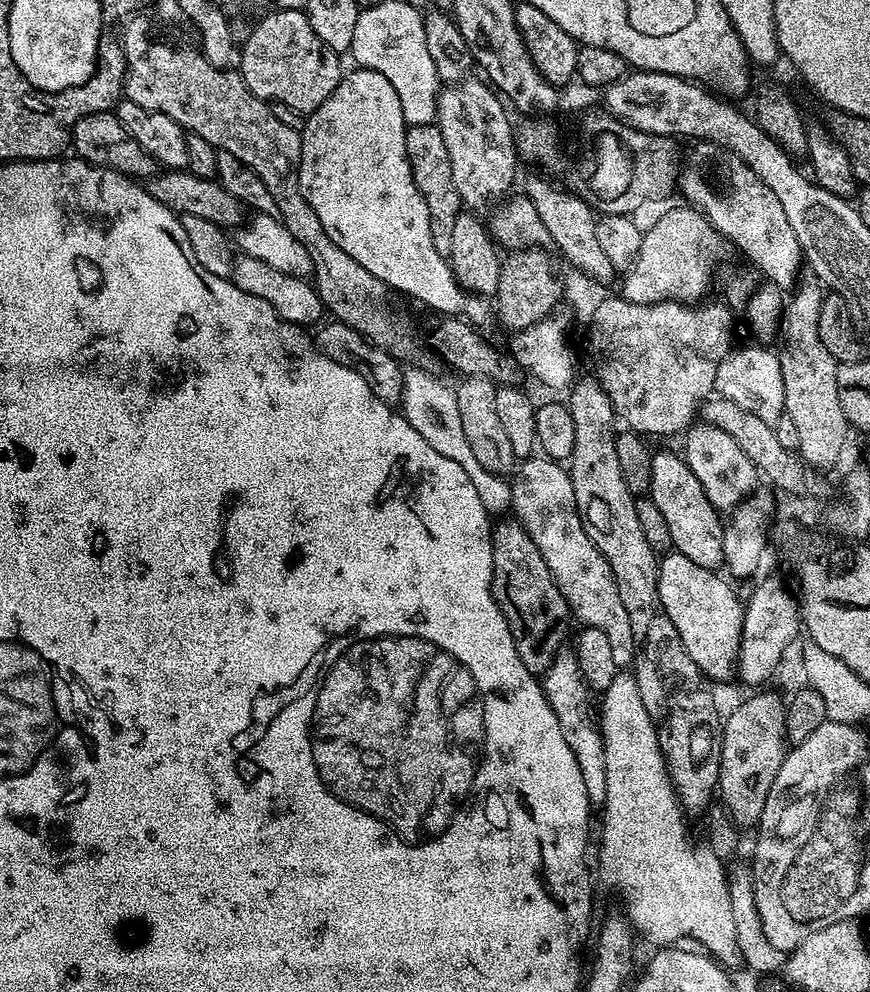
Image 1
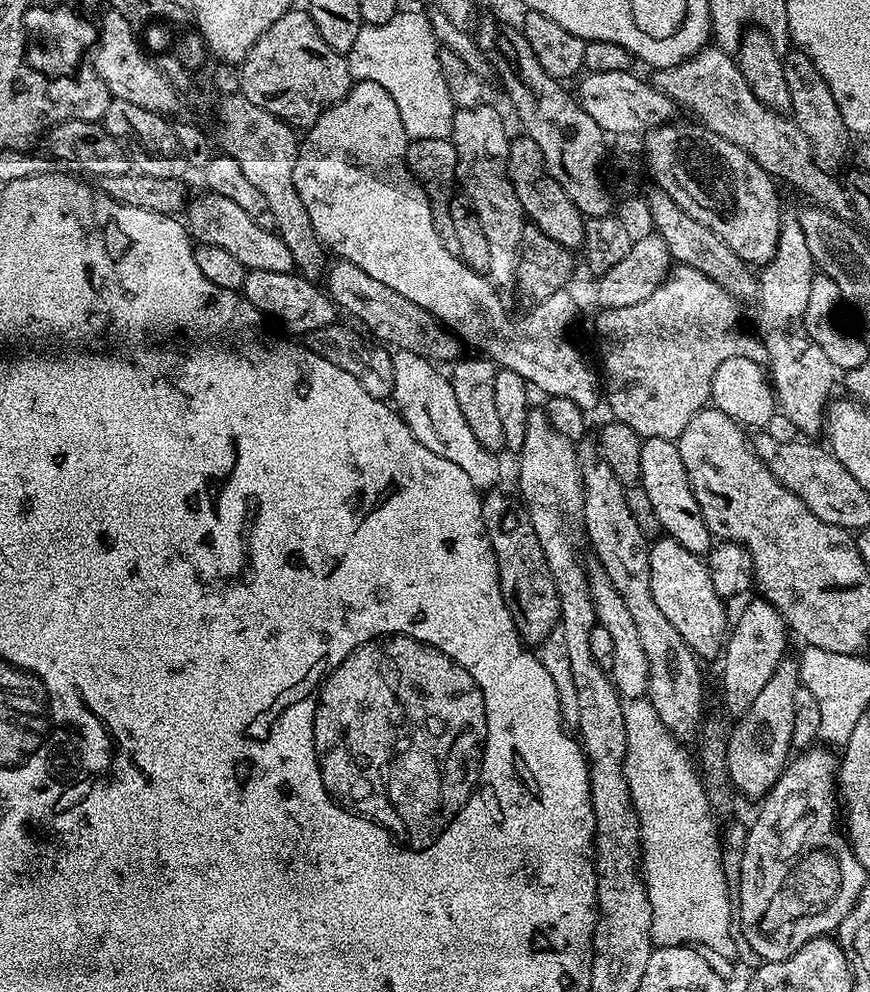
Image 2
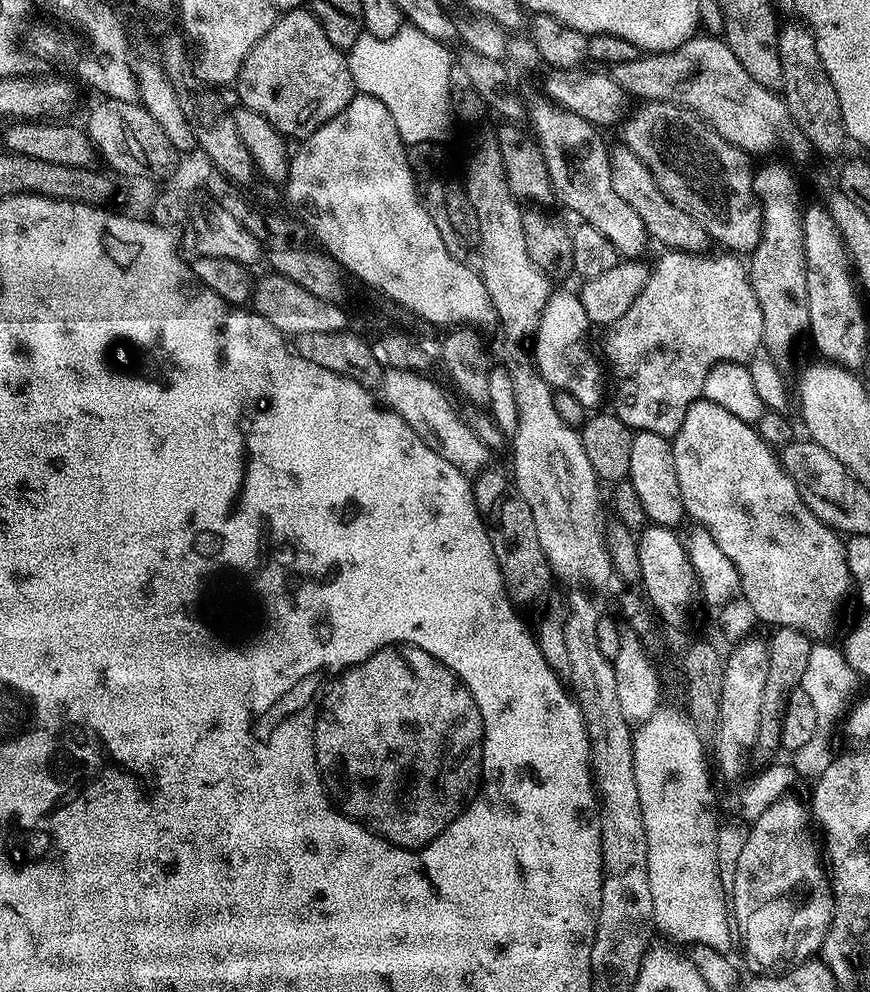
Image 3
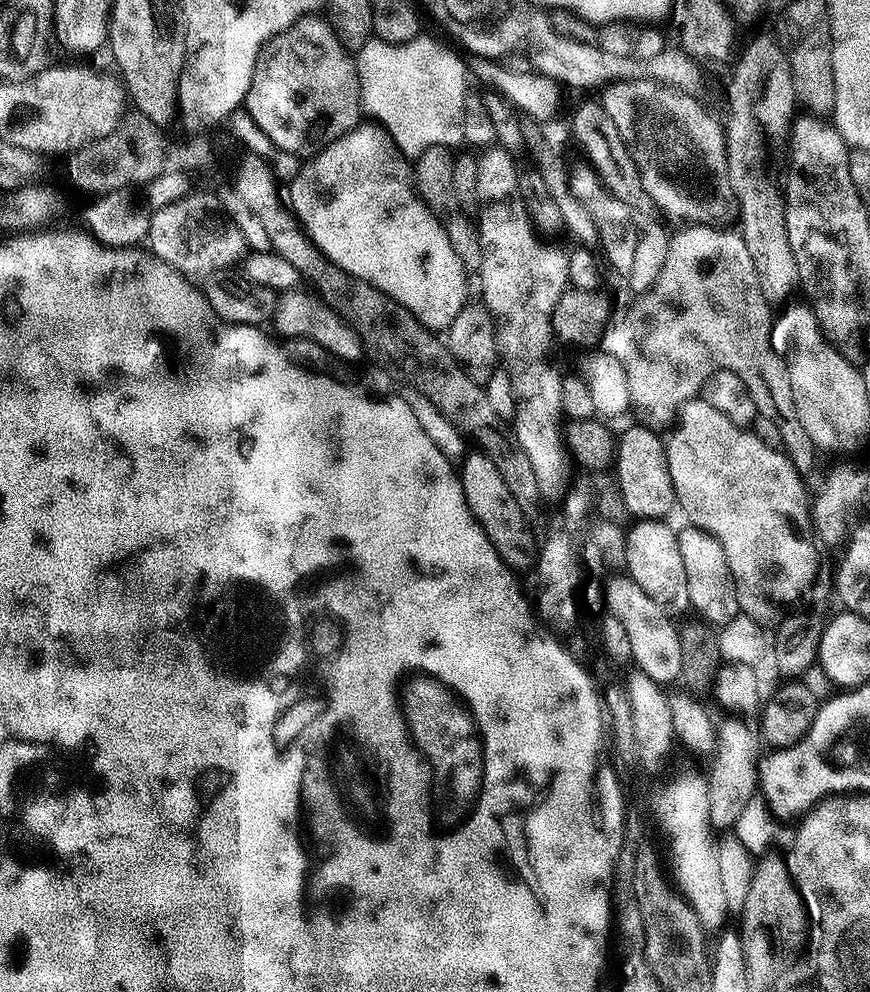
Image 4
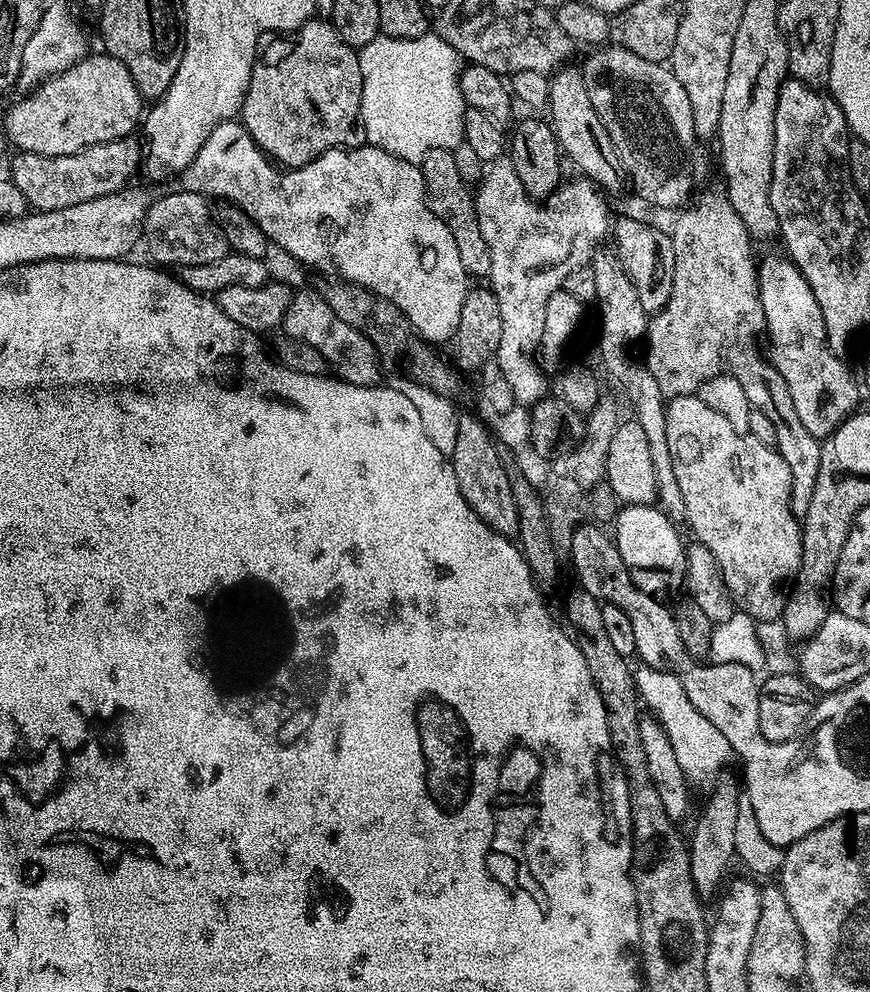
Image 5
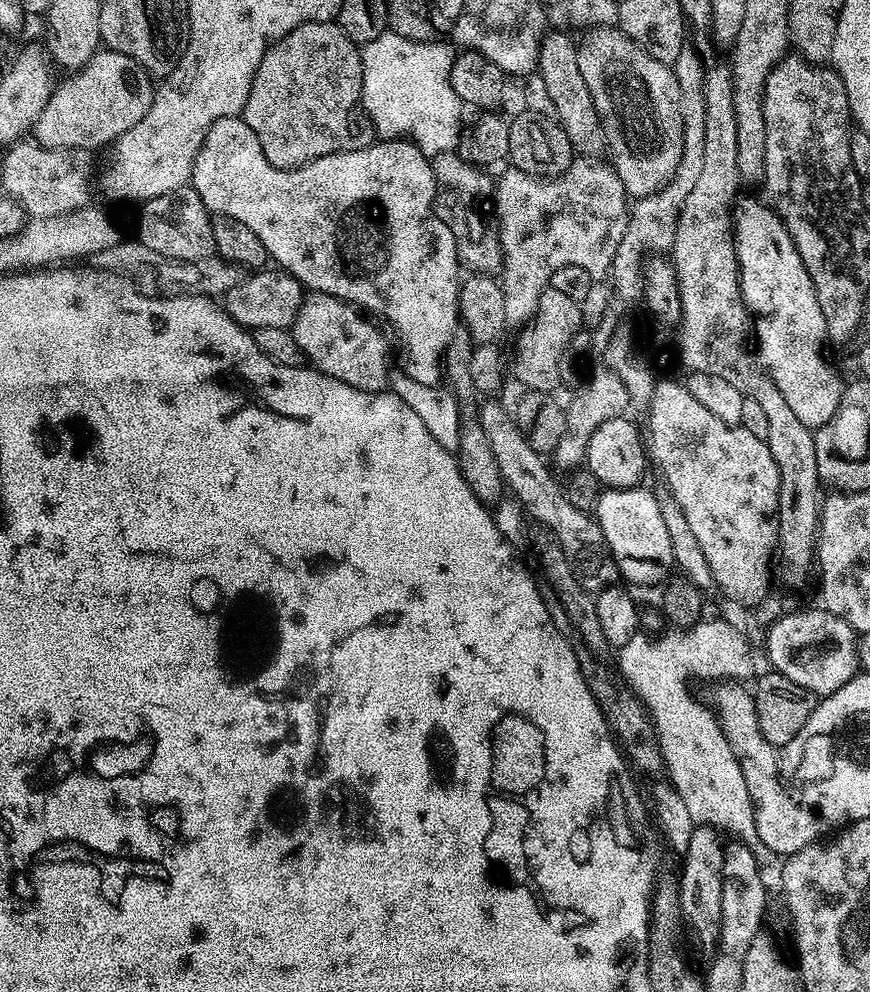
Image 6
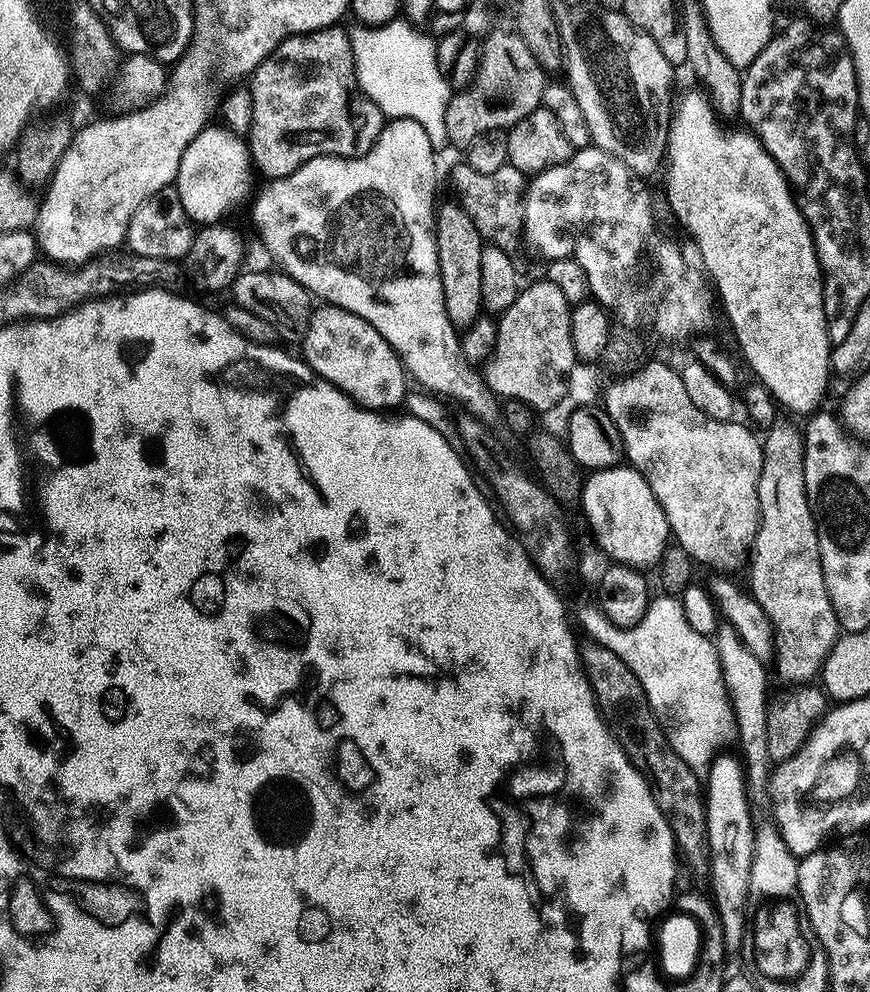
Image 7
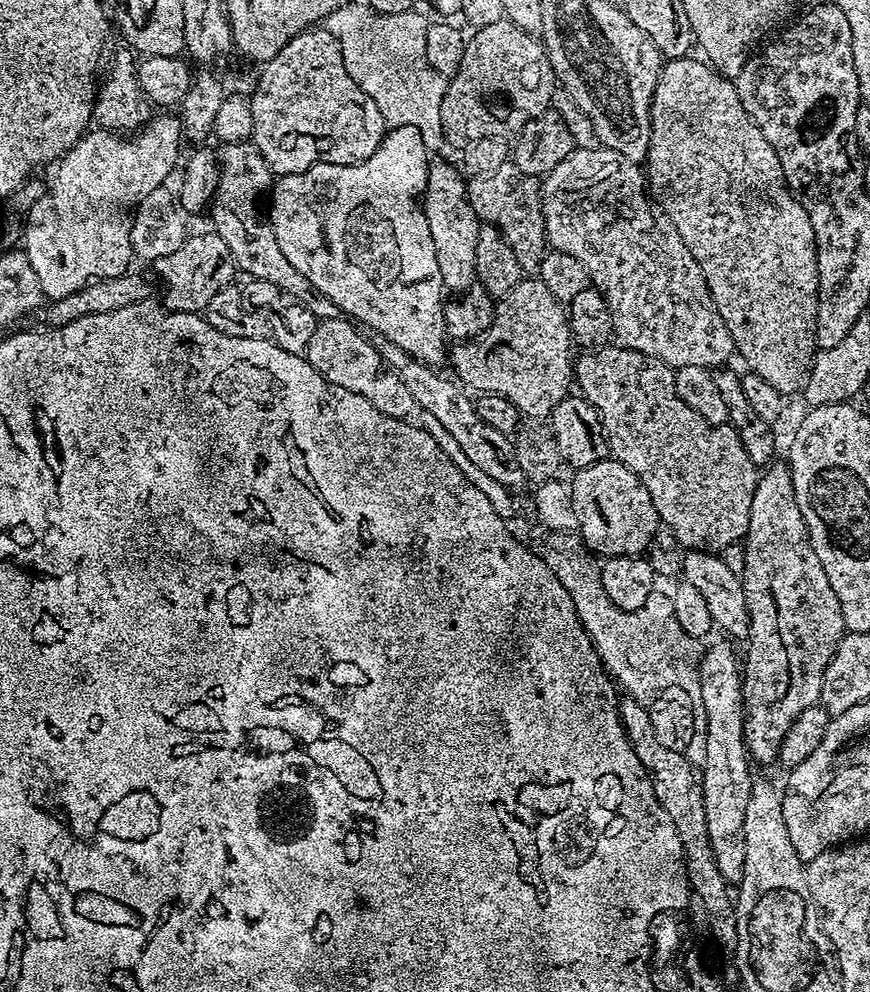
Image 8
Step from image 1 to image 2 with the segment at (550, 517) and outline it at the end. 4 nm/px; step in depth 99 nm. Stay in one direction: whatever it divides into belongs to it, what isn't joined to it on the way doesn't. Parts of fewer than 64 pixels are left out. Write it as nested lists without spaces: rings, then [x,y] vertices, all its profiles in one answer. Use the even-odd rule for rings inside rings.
[[[592,562],[592,565],[589,563],[586,571],[593,609],[596,611],[596,623],[606,629],[614,641],[614,662],[610,669],[610,679],[625,701],[641,699],[648,690],[648,663],[646,654],[642,651],[642,638],[638,635],[634,617],[630,615],[626,602],[622,602],[622,594],[614,590],[614,582],[610,582],[606,570],[599,562]]]

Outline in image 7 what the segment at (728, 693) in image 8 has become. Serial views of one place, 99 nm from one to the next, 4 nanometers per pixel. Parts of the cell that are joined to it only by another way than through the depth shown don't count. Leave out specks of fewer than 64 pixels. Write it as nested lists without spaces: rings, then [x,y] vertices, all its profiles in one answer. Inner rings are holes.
[[[727,754],[716,756],[706,773],[706,830],[708,831],[708,859],[710,873],[712,872],[712,892],[710,899],[720,915],[722,930],[729,950],[739,949],[744,943],[744,912],[748,908],[748,891],[750,890],[750,866],[754,854],[754,842],[758,835],[757,829],[752,829],[752,812],[748,809],[750,794],[746,789],[746,774],[739,759],[734,760]]]

